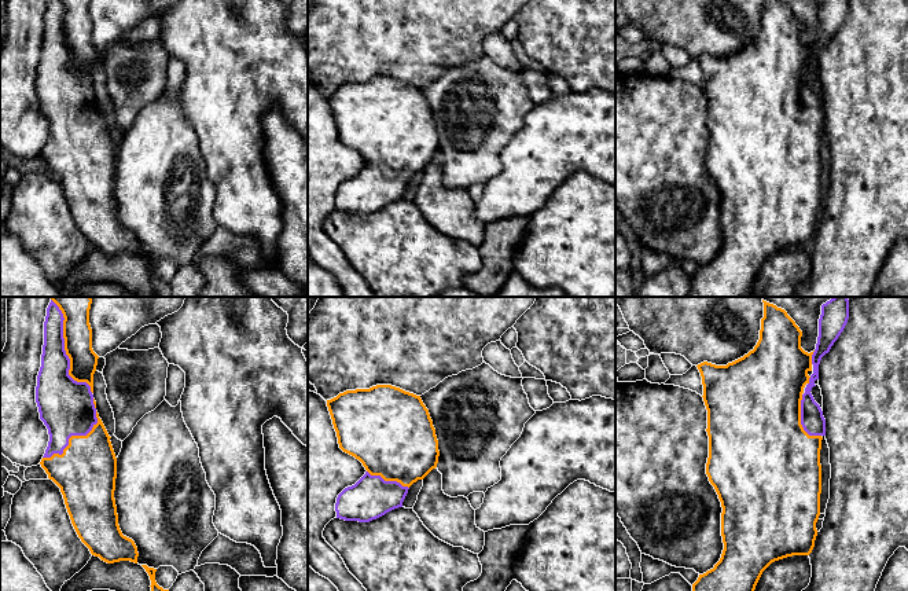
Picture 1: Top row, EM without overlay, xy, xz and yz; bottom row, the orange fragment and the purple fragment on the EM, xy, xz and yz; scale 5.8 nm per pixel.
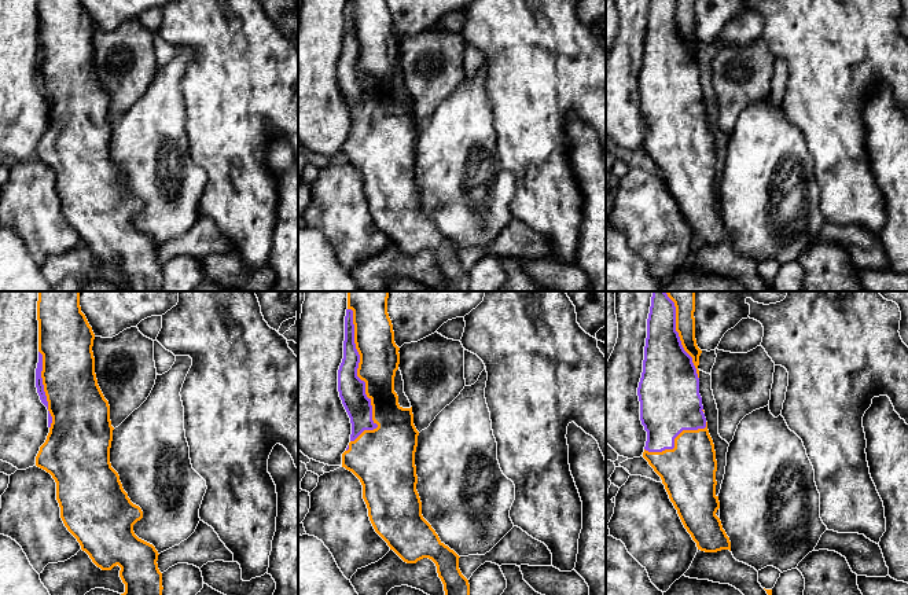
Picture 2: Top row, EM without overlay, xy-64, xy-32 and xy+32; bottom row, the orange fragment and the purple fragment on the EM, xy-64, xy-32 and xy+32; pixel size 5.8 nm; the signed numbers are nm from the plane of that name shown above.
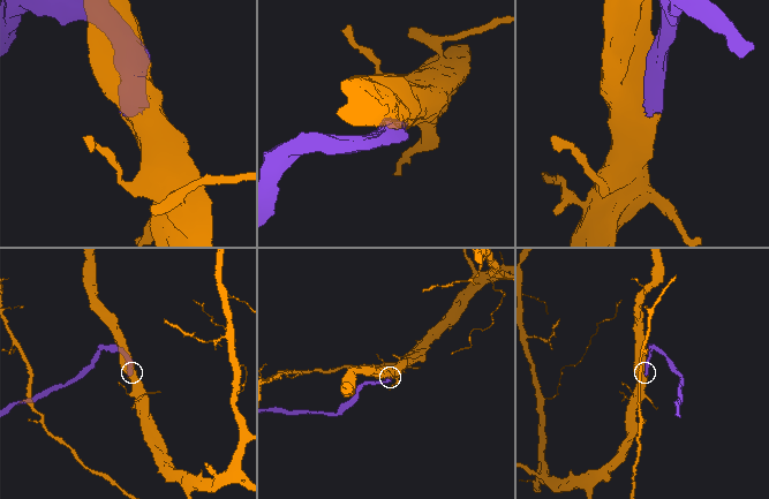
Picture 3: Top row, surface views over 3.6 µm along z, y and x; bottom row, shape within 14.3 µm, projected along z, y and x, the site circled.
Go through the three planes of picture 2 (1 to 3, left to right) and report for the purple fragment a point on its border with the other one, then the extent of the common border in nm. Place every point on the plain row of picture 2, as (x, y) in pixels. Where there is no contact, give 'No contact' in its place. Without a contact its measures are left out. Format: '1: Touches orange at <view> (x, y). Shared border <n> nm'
1: Touches orange at xy-64 (44, 81). Shared border 460 nm
2: Touches orange at xy-32 (360, 70). Shared border 800 nm
3: Touches orange at xy+32 (675, 132). Shared border 400 nm

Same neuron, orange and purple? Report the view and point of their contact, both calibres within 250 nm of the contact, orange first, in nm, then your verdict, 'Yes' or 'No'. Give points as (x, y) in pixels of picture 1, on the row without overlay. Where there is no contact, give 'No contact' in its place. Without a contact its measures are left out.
Touches orange at xy (66, 46). Thickness 170 nm (orange) against 260 nm. Yes

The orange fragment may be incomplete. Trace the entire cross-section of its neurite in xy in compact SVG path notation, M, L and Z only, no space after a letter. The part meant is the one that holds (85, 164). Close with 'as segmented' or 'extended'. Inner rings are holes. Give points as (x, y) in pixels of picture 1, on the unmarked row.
M47 0L36 95L49 133L40 157L60 180L71 216L91 246L107 256L137 256L137 239L118 217L114 191L117 150L92 87L99 48L92 41L89 1Z; extended

